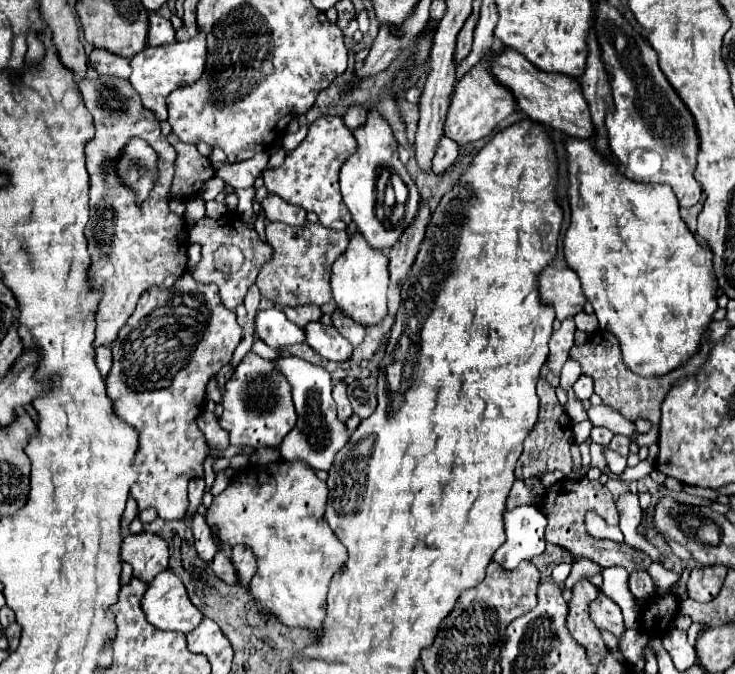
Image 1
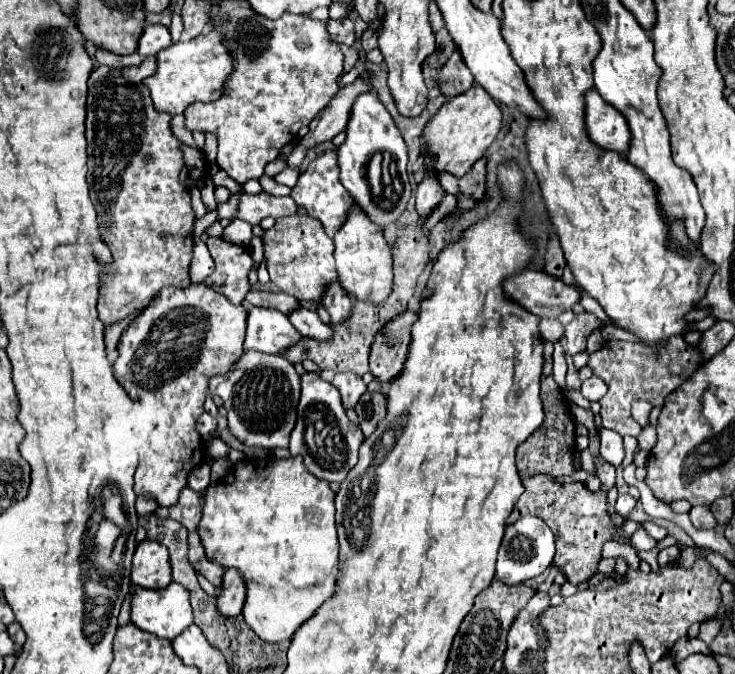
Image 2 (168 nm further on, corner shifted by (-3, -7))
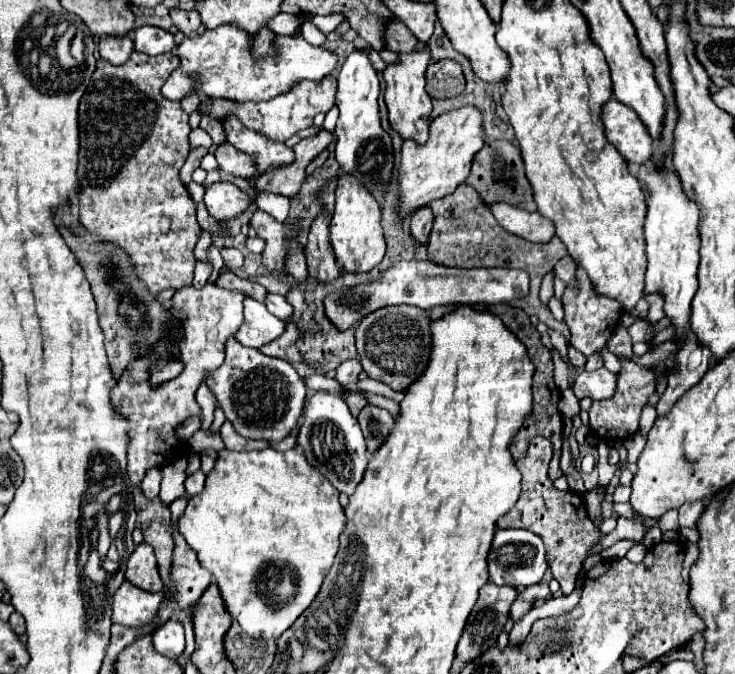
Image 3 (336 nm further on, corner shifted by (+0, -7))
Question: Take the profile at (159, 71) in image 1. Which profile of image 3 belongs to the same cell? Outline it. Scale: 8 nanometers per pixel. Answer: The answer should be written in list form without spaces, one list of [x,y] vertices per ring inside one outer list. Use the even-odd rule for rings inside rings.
[[[223,24],[215,30],[207,30],[199,38],[185,38],[183,44],[175,46],[181,66],[165,82],[165,98],[179,102],[191,90],[197,90],[199,96],[227,98],[233,102],[261,102],[279,96],[281,92],[289,92],[301,80],[321,82],[337,70],[337,54],[325,50],[323,46],[311,46],[303,36],[275,36],[273,46],[277,48],[277,54],[253,58],[253,36],[255,34],[235,24]],[[189,72],[199,72],[199,80],[189,80]]]

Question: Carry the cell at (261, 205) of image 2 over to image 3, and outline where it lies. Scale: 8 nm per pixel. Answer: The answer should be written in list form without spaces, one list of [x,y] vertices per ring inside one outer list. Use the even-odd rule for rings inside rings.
[[[219,180],[205,188],[203,202],[211,216],[225,222],[243,214],[243,210],[249,204],[249,196],[243,190],[239,190],[235,184]]]

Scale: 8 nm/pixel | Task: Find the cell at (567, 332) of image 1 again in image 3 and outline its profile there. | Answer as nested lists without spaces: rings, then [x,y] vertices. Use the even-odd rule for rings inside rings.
[[[577,268],[575,280],[565,288],[565,294],[561,300],[563,300],[563,308],[565,308],[563,322],[569,326],[569,332],[571,332],[569,344],[575,346],[585,356],[591,356],[591,354],[603,350],[623,316],[621,304],[613,298],[599,294],[599,292],[593,292],[593,284],[583,268]]]

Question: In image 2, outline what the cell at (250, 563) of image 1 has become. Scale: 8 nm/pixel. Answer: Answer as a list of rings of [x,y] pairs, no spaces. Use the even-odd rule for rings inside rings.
[[[226,568],[222,590],[218,594],[218,608],[224,616],[238,616],[242,614],[246,600],[246,584],[244,578],[236,568]]]

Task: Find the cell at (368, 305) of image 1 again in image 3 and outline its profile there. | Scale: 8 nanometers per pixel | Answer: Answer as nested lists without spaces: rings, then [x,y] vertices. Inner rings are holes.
[[[341,174],[335,190],[335,214],[331,220],[331,244],[337,262],[347,272],[369,272],[385,256],[381,210],[373,194],[351,174]]]

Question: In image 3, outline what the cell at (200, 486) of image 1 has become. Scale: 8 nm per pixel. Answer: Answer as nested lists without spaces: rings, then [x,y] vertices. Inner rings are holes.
[[[197,470],[195,474],[191,474],[187,480],[185,480],[185,490],[187,490],[187,496],[193,496],[197,492],[201,492],[201,488],[205,486],[205,474],[201,470]]]

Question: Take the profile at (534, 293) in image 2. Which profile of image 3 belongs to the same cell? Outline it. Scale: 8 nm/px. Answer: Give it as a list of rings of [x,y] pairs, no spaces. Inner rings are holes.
[[[409,260],[397,262],[385,270],[385,274],[377,280],[363,282],[357,286],[343,286],[325,296],[325,316],[337,330],[347,330],[357,326],[367,314],[397,304],[411,304],[417,308],[433,308],[441,304],[501,304],[527,296],[529,292],[529,274],[525,270],[509,270],[509,268],[445,268],[437,266],[429,260]]]

